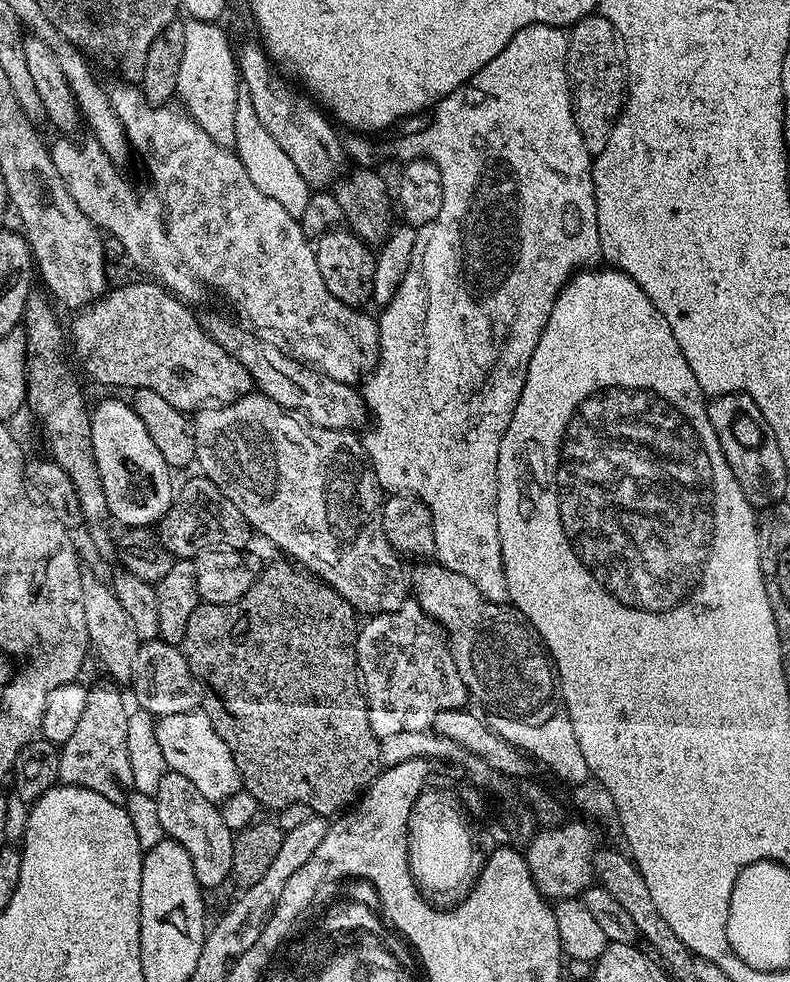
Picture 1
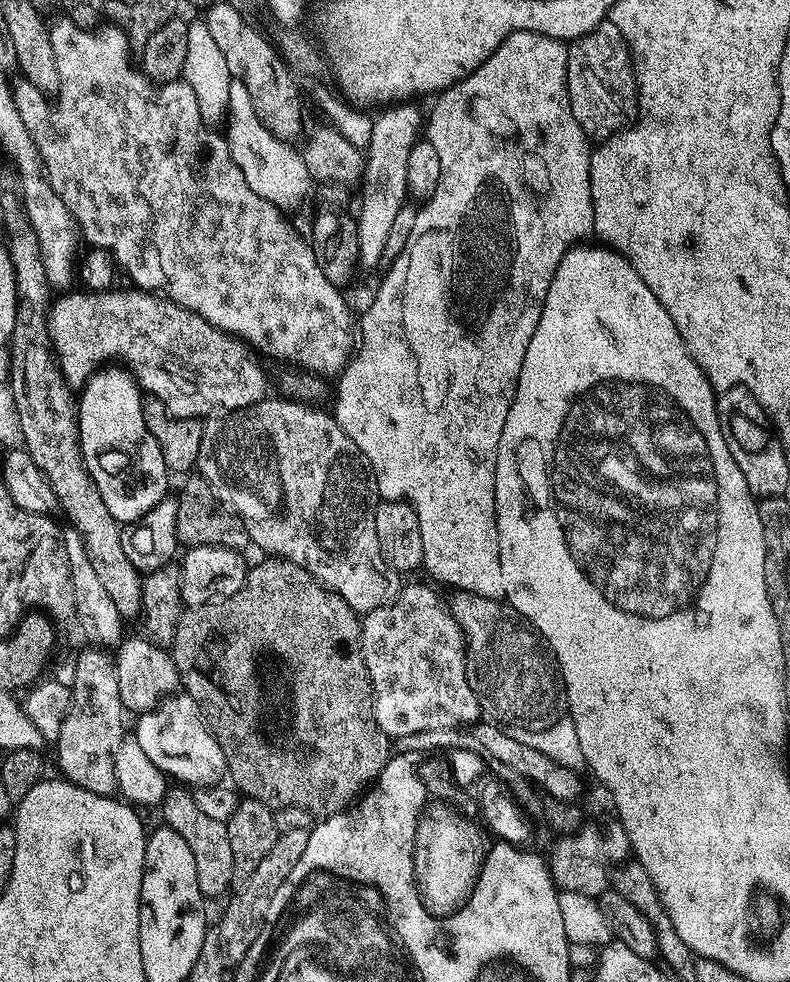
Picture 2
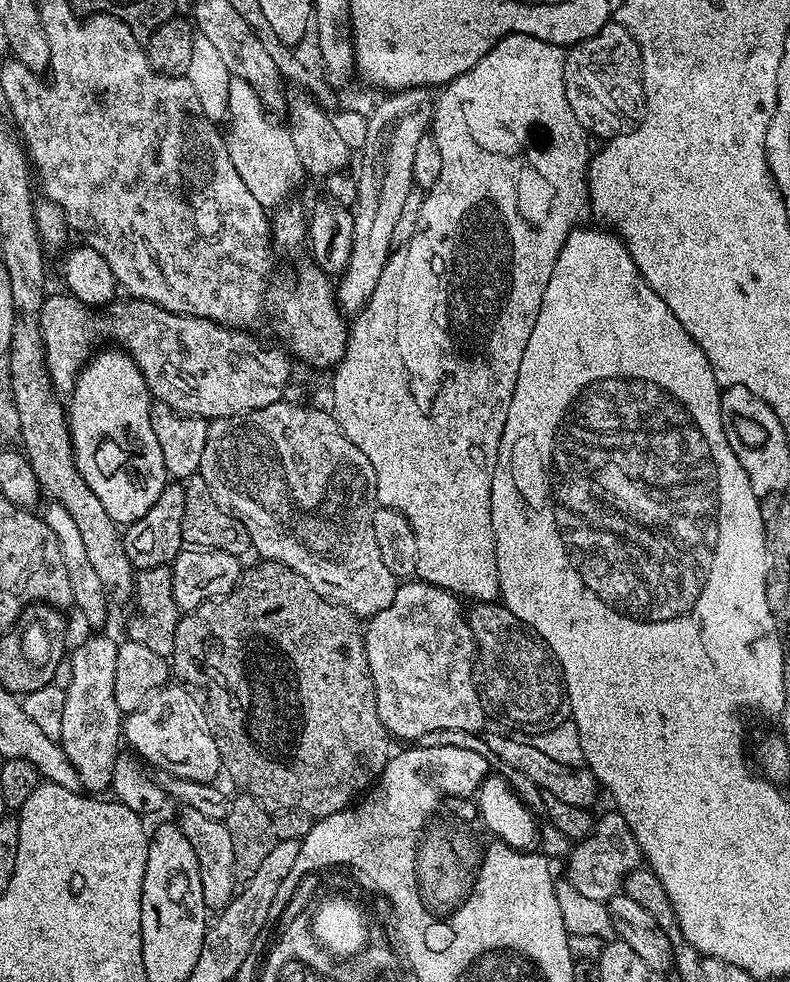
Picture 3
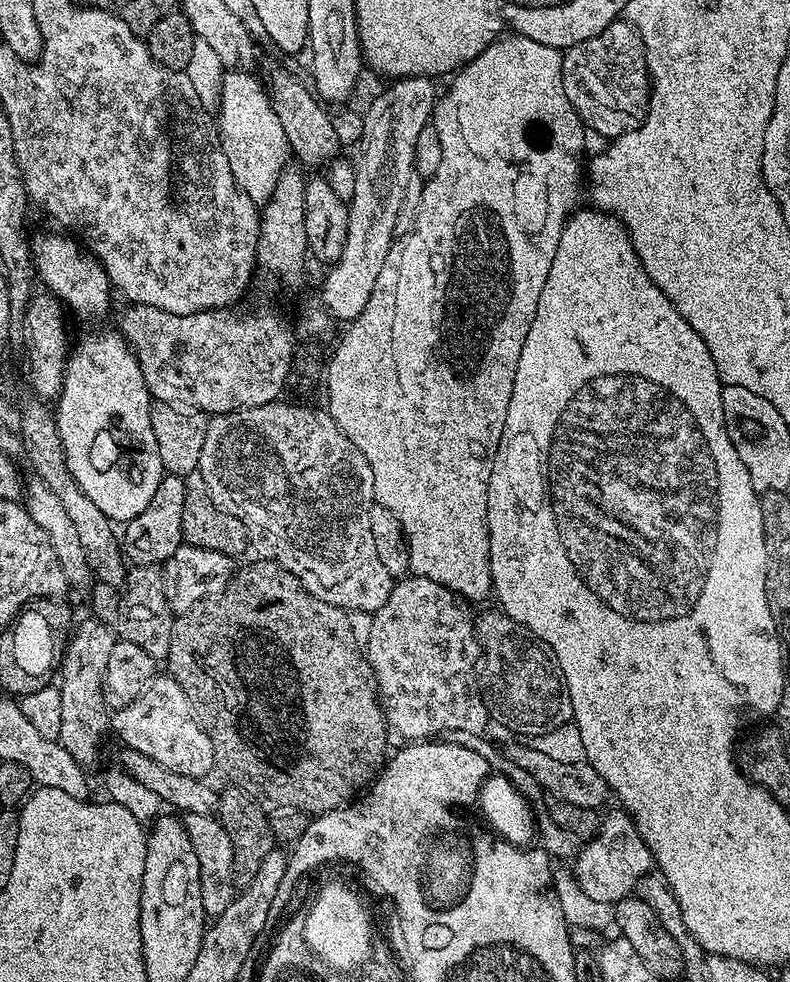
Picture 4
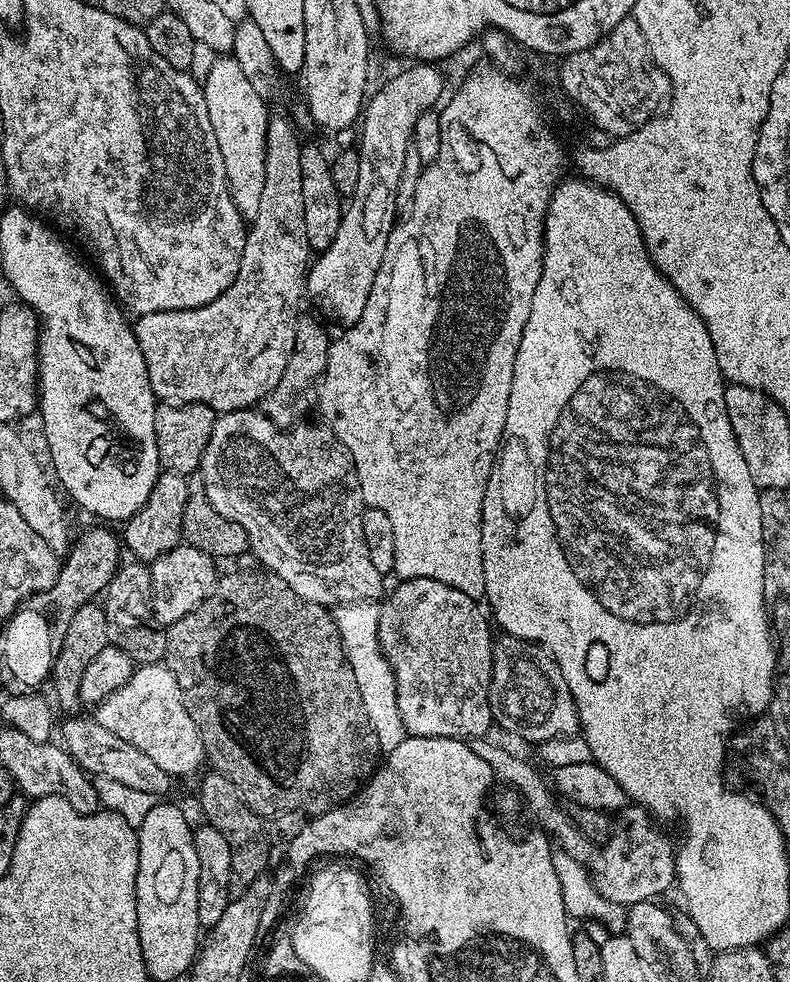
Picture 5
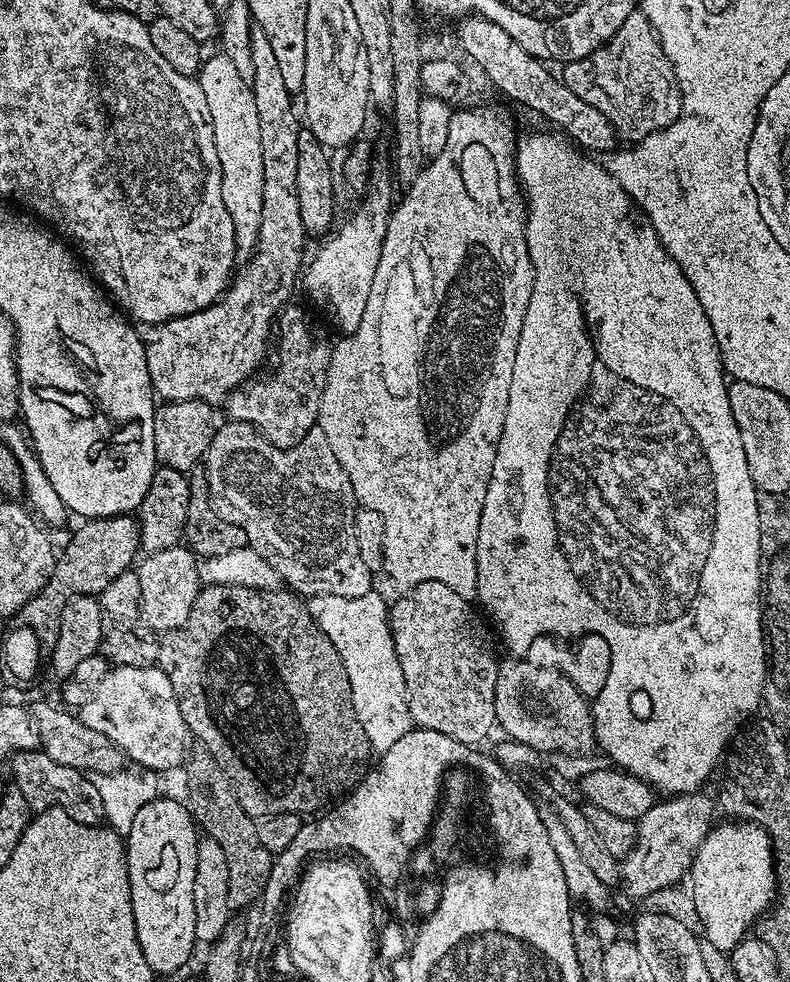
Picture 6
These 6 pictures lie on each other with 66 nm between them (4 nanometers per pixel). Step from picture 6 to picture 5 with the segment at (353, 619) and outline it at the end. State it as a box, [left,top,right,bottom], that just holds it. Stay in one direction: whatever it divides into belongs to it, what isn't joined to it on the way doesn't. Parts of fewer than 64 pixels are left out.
[335,600,405,754]

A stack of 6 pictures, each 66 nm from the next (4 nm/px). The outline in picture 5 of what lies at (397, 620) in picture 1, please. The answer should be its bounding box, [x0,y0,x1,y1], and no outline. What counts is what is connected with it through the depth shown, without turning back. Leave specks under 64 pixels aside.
[378,578,494,737]

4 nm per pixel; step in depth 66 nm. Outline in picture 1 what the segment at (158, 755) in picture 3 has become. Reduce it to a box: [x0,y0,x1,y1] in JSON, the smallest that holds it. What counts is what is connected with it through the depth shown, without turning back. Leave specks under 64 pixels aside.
[156,710,241,802]

